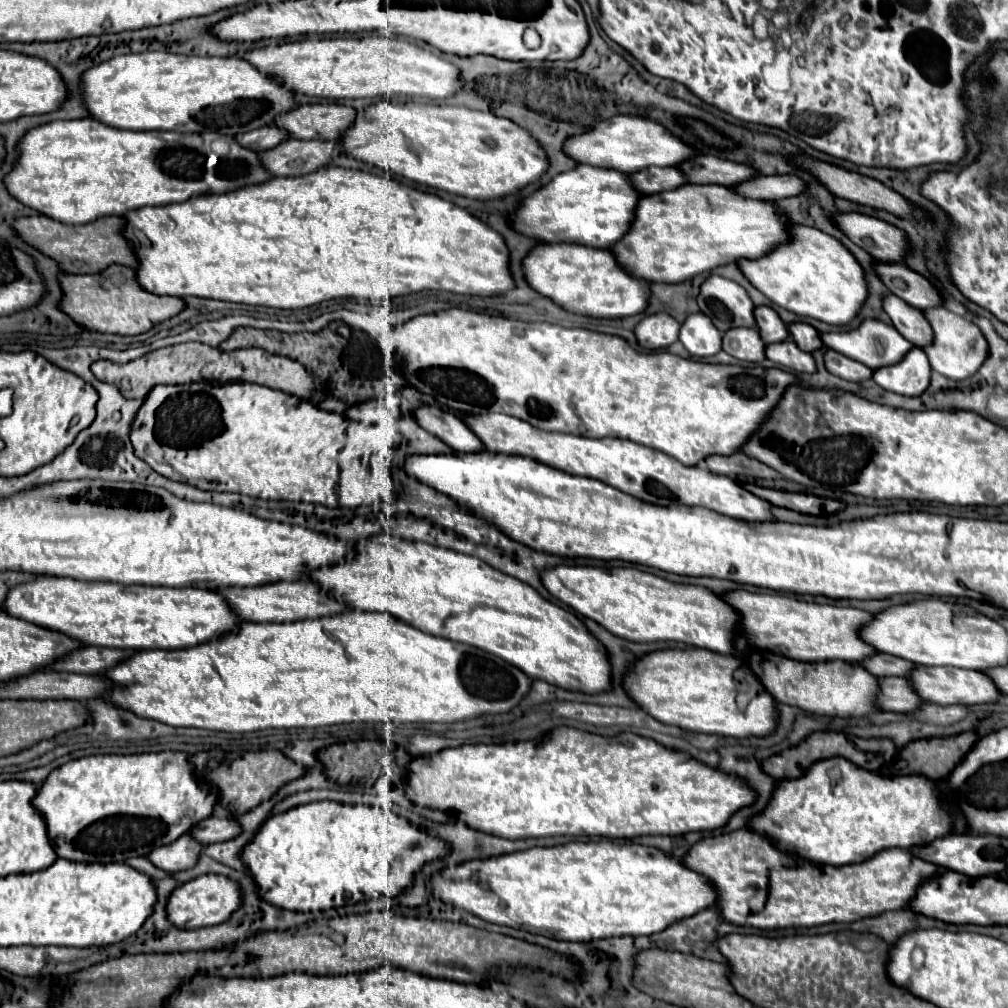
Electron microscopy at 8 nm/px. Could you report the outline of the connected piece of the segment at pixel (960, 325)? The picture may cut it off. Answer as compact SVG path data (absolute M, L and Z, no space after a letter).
M926 309L924 315L934 329L934 345L924 349L926 355L930 357L932 369L956 381L972 377L988 357L988 341L982 335L982 331L972 321L962 319L960 315L948 309Z

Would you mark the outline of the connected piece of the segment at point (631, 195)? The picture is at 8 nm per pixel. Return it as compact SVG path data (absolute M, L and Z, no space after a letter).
M578 165L570 173L554 177L548 185L526 197L514 211L512 225L516 231L546 243L580 243L588 247L614 247L630 231L640 199L642 193L634 187L628 173L616 169L602 169L594 165Z

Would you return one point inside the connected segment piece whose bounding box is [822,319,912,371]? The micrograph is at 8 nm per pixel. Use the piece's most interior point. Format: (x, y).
(874, 343)

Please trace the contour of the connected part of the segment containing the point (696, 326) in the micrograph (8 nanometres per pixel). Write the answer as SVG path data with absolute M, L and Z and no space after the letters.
M704 313L688 315L680 329L680 341L692 357L710 357L722 349L722 333Z

